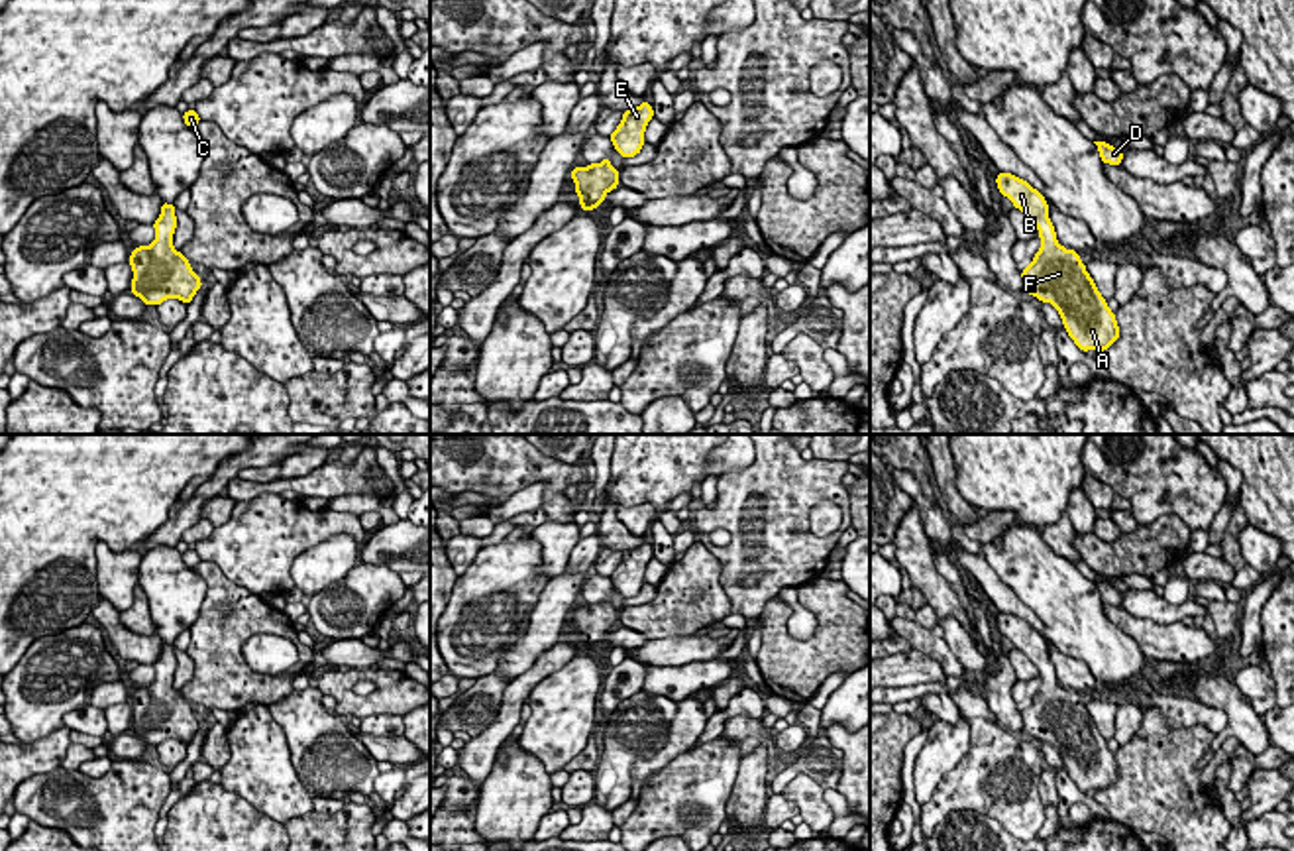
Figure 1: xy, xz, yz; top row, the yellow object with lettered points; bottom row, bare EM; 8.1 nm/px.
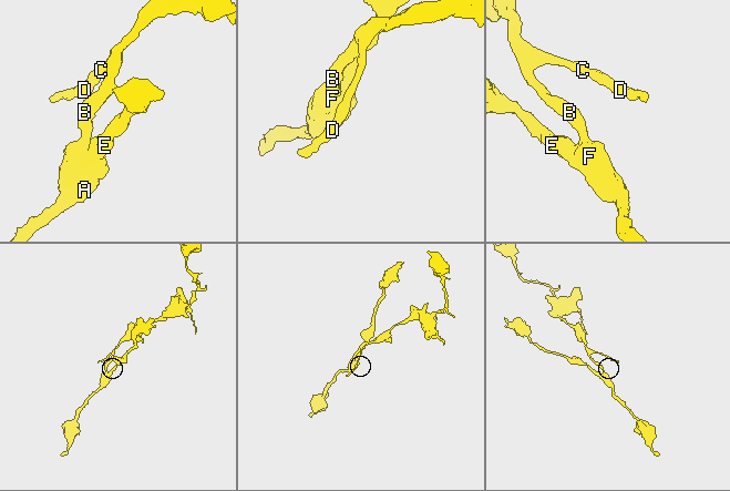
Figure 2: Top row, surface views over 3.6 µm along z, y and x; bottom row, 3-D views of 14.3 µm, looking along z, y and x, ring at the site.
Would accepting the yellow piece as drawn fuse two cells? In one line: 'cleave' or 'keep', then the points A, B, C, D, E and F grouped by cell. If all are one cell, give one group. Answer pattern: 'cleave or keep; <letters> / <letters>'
keep; A B C D E F

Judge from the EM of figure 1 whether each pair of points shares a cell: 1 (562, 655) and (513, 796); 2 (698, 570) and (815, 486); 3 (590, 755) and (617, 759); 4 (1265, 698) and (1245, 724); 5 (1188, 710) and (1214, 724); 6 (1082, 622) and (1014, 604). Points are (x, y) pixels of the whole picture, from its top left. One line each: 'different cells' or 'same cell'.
1: different cells
2: different cells
3: different cells
4: different cells
5: same cell
6: different cells

